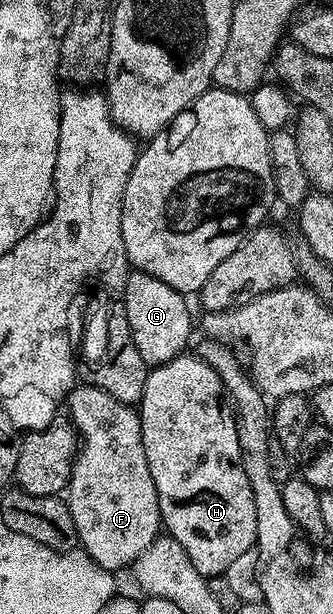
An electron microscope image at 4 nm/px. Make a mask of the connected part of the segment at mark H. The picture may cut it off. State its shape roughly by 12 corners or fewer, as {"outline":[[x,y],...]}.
{"outline":[[149,370],[138,410],[163,530],[201,575],[256,542],[224,382]]}

